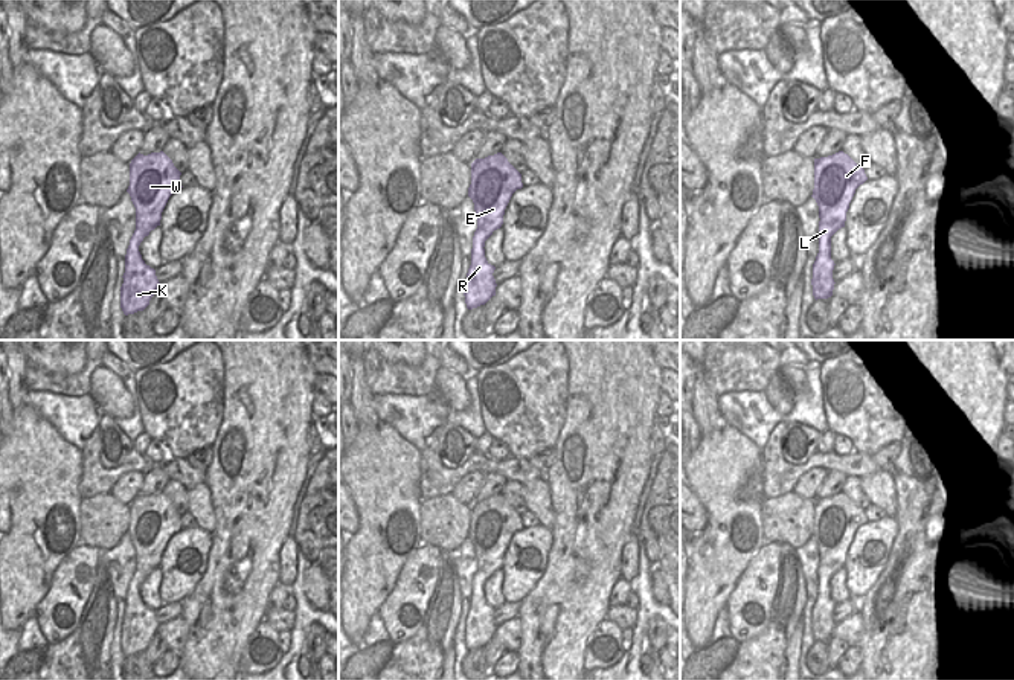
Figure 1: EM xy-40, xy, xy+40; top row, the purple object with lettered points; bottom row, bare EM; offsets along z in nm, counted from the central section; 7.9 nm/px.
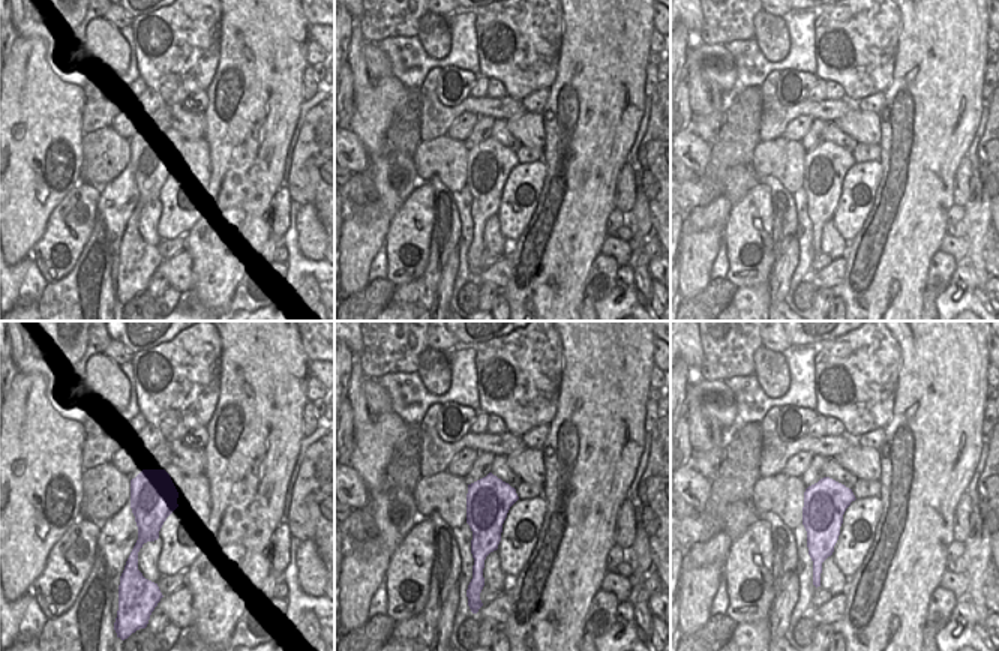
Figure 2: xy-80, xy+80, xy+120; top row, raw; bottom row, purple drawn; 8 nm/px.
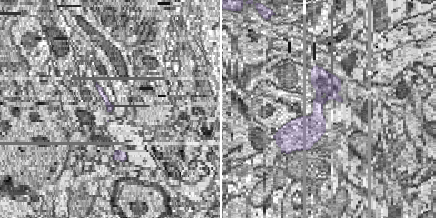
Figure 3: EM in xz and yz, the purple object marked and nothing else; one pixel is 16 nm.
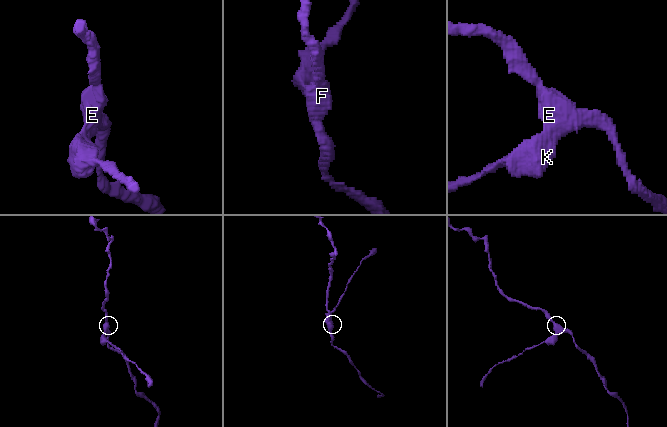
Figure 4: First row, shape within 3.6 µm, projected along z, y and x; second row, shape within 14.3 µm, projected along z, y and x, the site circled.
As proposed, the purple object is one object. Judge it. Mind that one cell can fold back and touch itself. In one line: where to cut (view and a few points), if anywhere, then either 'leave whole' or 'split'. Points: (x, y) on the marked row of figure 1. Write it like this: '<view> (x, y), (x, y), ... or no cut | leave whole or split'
no cut | leave whole

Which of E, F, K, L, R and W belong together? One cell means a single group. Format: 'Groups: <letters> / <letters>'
Groups: E F K L R W

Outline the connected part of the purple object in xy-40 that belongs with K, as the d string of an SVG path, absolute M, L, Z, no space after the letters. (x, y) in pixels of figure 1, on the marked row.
M163 152L137 154L130 163L127 192L136 207L136 230L125 255L120 308L125 316L143 311L159 287L156 270L145 264L139 245L145 236L160 226L162 212L169 197L180 191L181 172Z

